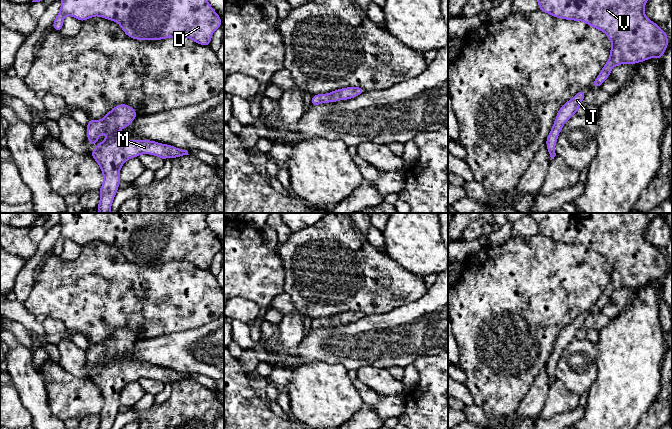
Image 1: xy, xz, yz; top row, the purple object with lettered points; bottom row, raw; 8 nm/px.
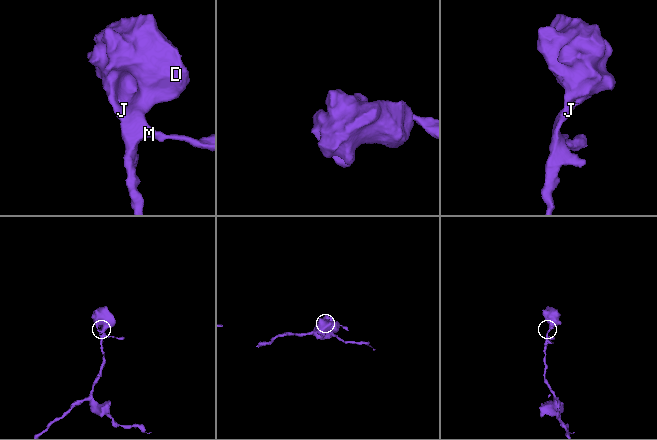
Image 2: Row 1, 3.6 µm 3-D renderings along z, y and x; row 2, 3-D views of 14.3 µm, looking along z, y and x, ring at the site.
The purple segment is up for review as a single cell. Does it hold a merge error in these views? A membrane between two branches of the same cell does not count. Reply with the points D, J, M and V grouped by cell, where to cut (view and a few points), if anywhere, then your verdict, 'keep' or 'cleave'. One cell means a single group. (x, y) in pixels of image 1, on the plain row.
D J M V | no cut | keep

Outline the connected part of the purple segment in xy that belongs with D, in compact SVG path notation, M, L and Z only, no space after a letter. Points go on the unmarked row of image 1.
M61 213L61 232L53 253L60 256L67 239L82 246L99 240L117 246L128 261L136 264L188 261L200 269L209 270L213 256L221 252L221 241L208 227L206 219L206 213Z

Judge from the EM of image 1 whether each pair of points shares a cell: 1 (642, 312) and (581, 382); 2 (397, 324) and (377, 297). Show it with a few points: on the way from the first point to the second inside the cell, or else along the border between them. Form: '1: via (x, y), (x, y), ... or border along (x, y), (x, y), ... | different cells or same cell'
1: border along (595, 344), (596, 379), (590, 388) | different cells
2: border along (410, 303), (404, 303), (380, 314), (365, 315) | different cells

